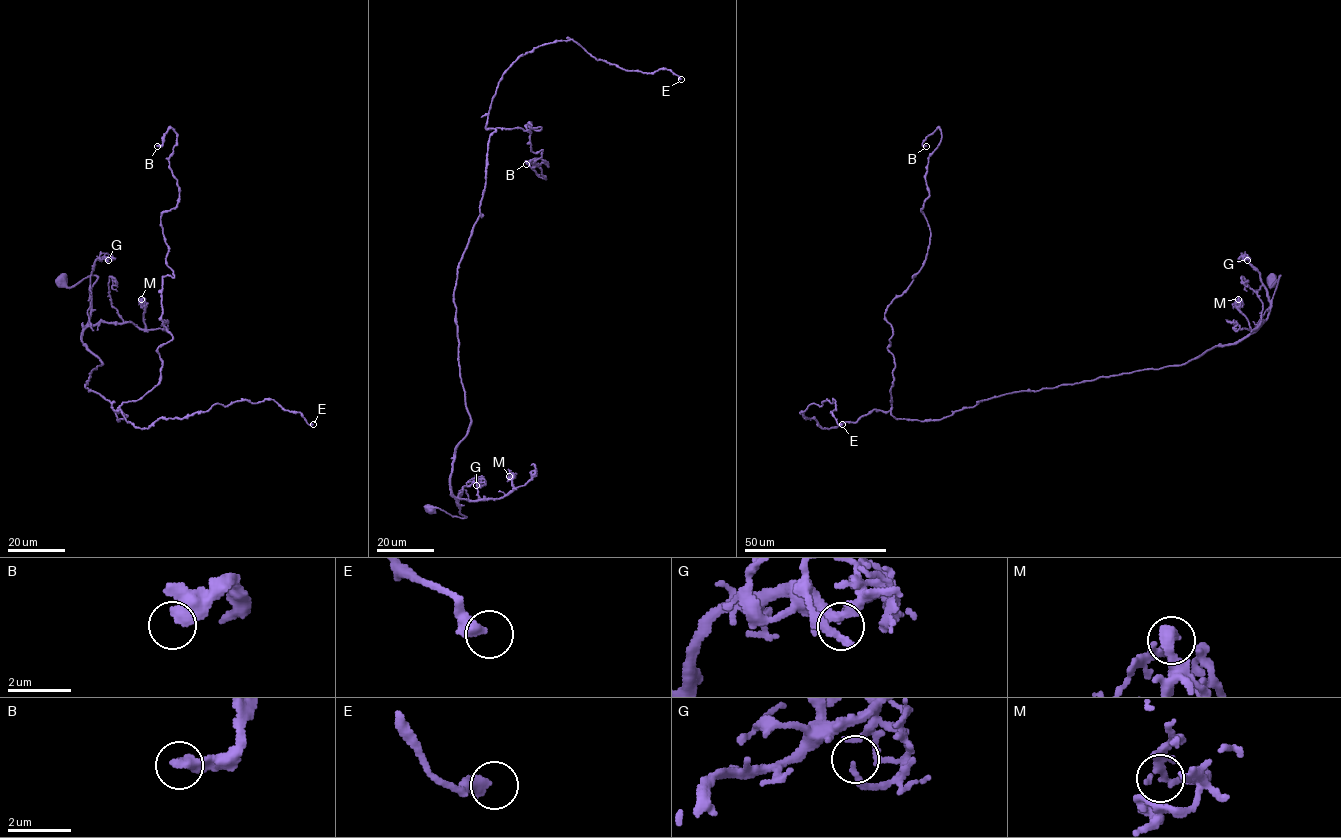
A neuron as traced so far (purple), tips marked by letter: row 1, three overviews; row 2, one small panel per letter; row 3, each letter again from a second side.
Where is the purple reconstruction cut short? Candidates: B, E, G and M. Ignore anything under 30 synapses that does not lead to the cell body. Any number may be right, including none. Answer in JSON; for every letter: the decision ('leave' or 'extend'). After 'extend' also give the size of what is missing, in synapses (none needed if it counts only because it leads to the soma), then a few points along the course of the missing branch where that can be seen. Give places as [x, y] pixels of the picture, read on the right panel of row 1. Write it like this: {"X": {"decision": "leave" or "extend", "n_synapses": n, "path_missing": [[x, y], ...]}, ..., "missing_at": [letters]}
{"B": {"decision": "leave"}, "E": {"decision": "extend", "n_synapses": 35, "path_missing": [[842, 424], [849, 427], [847, 436], [852, 445], [851, 457], [860, 462]]}, "G": {"decision": "leave"}, "M": {"decision": "leave"}, "missing_at": ["E"]}

